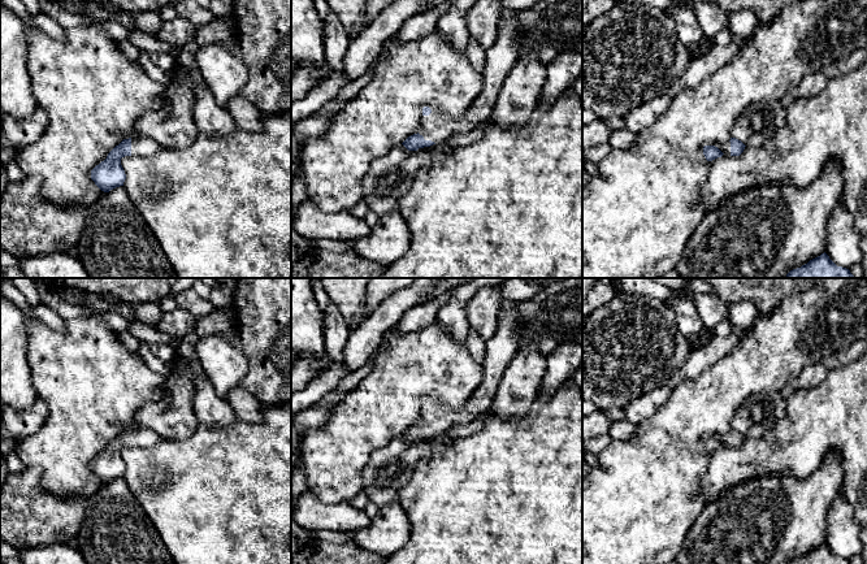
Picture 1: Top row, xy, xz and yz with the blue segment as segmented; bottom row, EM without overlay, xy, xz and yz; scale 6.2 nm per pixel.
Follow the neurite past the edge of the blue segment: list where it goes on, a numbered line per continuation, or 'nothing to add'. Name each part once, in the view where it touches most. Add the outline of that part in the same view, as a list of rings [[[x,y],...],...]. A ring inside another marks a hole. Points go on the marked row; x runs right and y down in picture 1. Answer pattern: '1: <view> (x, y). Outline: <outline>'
1: xz (501, 57). Outline: [[[502,6],[495,43],[486,49],[481,92],[460,117],[434,112],[424,116],[419,134],[425,140],[438,144],[454,134],[468,133],[477,123],[491,118],[503,82],[519,57],[521,36],[517,22],[515,21],[517,12]]]

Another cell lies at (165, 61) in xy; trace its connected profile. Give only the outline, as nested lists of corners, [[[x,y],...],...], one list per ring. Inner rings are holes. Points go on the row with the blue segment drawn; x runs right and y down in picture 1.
[[[152,52],[149,53],[152,62],[165,73],[172,73],[175,69],[175,60],[170,53]]]

